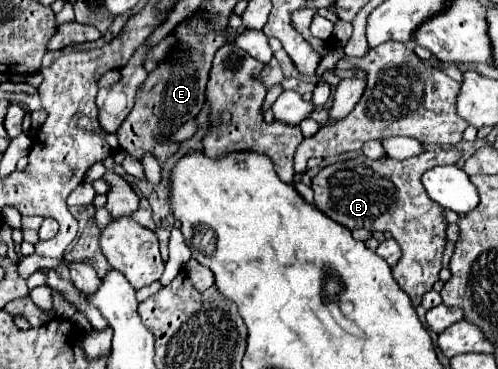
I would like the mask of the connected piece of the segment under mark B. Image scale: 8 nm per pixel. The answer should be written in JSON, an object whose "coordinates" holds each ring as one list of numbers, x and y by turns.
{"coordinates":[[429,150,407,160,393,160,389,156,369,160,359,154,357,158,325,166,311,184,315,192,315,208,337,224,349,230,367,228,391,232,403,250,403,256,393,266,393,278,409,294,413,306,419,306,423,294,439,280,439,272,443,268,441,258,447,244,443,206,435,204,427,194,419,194,419,180,435,166,457,164,459,156,461,154,457,150]]}

